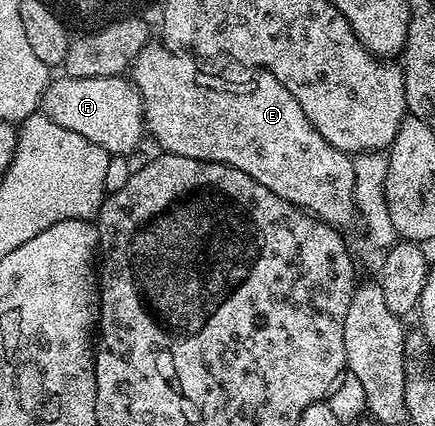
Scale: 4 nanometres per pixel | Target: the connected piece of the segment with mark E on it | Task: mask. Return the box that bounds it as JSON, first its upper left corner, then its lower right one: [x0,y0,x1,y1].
[129,42,357,230]

